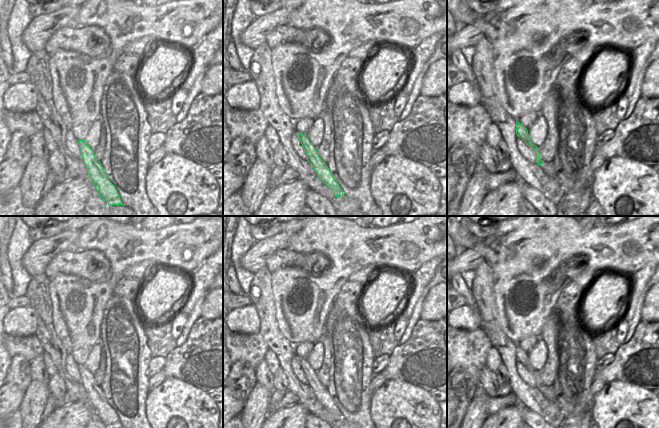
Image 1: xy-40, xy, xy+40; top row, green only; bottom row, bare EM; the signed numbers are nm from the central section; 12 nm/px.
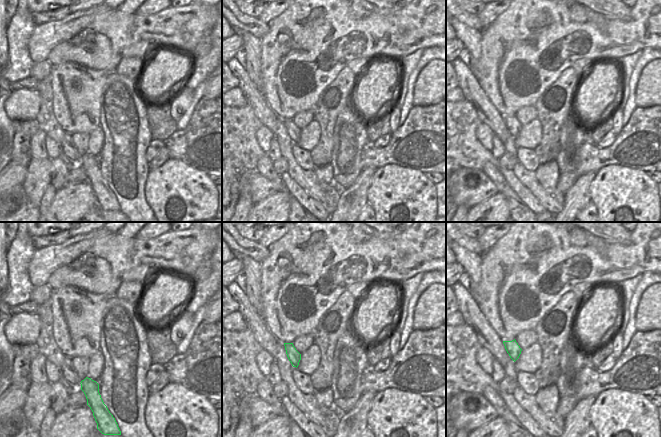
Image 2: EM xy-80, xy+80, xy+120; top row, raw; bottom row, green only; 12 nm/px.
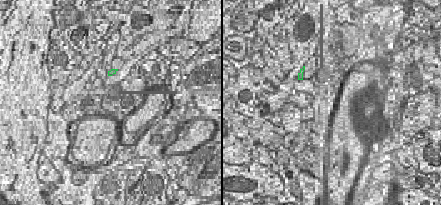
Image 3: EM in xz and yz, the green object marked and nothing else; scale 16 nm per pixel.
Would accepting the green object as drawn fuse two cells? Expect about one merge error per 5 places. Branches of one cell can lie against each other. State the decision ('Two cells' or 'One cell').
One cell

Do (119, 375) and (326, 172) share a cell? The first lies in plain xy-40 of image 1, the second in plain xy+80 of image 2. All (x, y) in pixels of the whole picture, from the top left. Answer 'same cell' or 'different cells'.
different cells

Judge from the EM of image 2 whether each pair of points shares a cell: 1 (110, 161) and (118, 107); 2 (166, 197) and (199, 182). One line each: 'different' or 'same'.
1: same
2: same

